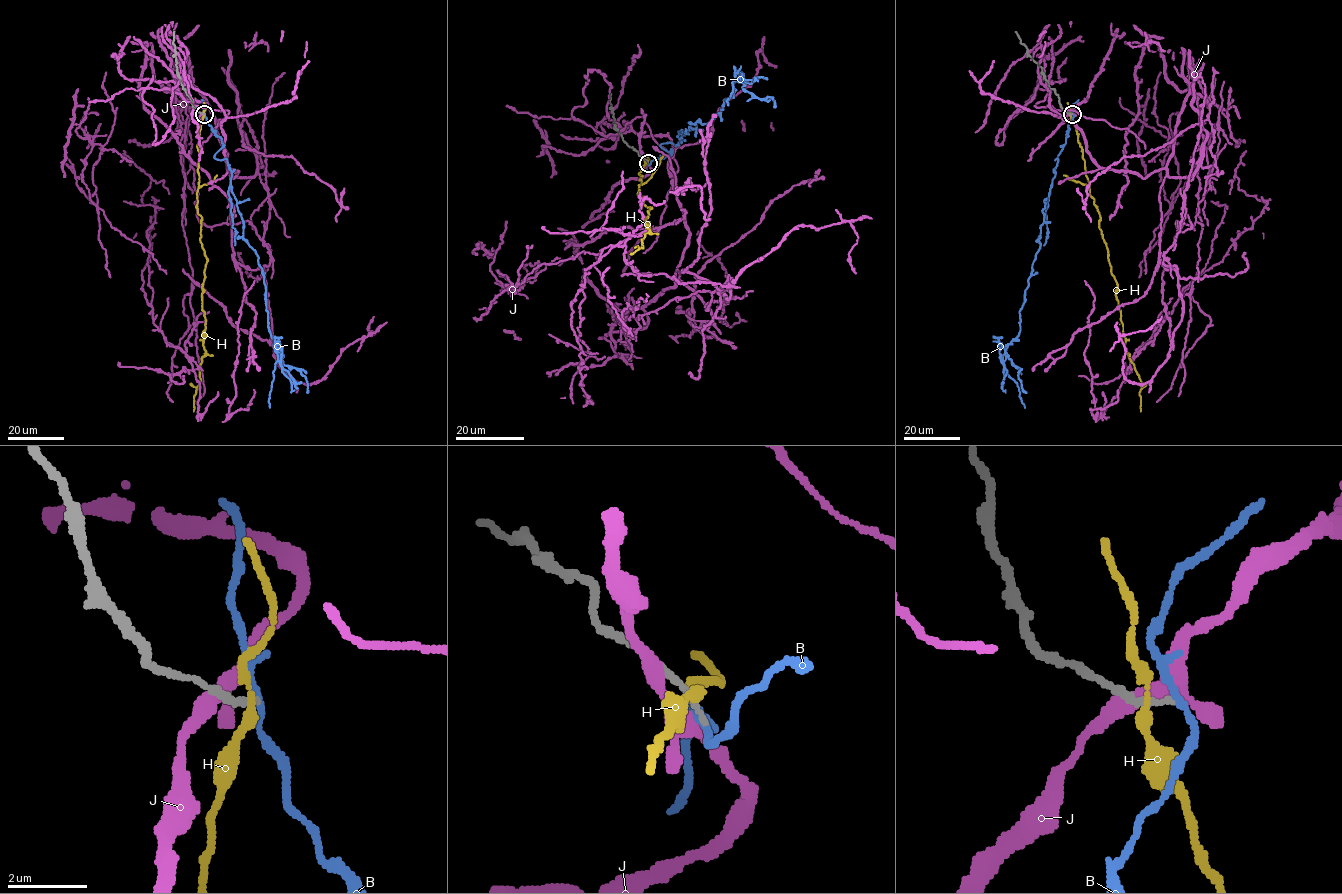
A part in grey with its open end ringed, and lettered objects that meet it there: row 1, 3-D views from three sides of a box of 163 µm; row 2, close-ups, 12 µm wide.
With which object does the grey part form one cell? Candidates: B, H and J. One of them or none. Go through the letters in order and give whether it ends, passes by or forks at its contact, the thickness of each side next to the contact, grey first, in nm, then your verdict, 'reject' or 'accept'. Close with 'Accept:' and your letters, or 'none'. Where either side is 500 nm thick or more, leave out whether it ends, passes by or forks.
B: it forks there; 150 nm thick on the grey side, 140 nm on the other; reject
H: it passes by; 200 nm thick on the grey side, 240 nm on the other; reject
J: it passes by; 160 nm thick on the grey side, 360 nm on the other; reject
Accept: none

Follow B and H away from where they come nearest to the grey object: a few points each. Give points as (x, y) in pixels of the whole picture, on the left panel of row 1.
B: (204, 113), (262, 269), (280, 362), (282, 348), (276, 337), (269, 407)
H: (204, 114), (196, 208), (207, 260), (201, 299), (205, 355), (193, 412)

